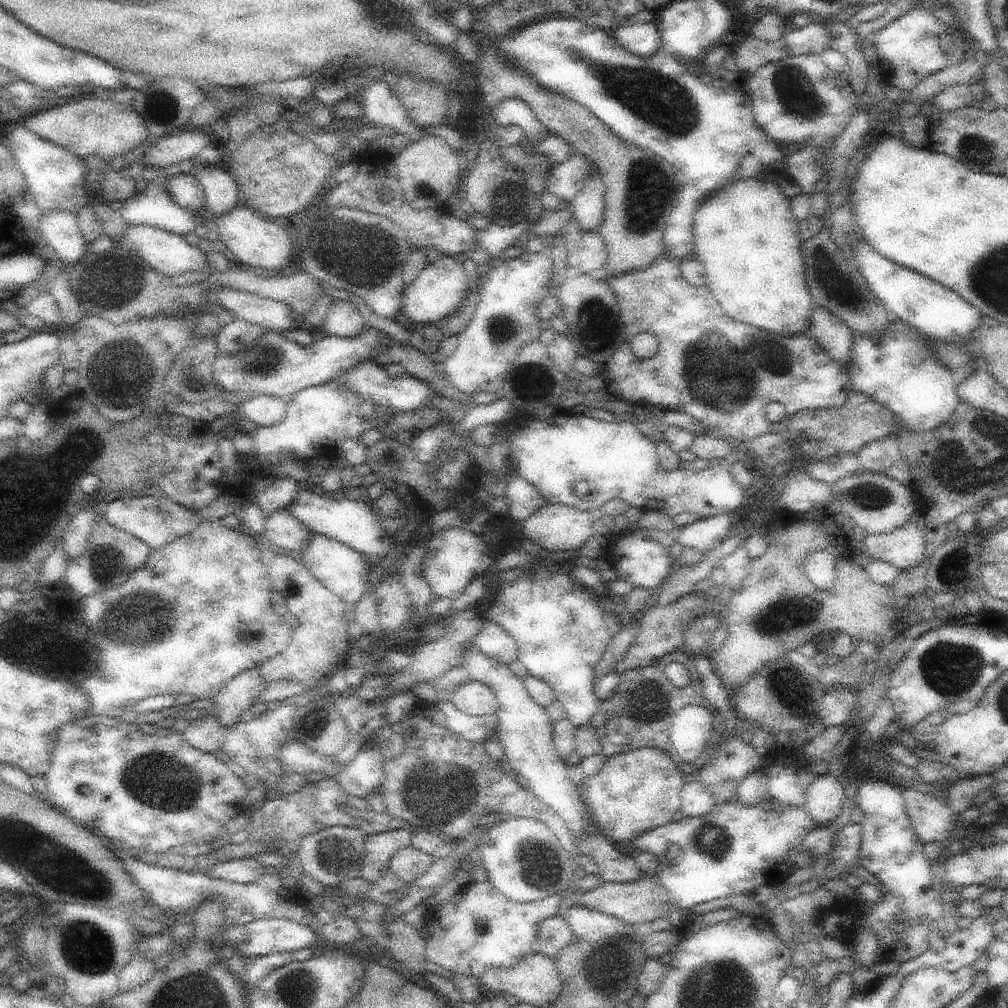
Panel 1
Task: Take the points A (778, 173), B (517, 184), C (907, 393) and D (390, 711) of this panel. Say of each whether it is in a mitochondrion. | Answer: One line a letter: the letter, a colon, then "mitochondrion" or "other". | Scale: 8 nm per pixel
A: other
B: other
C: other
D: other

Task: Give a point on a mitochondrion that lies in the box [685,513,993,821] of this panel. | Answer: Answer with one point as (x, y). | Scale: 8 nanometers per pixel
(950, 668)

